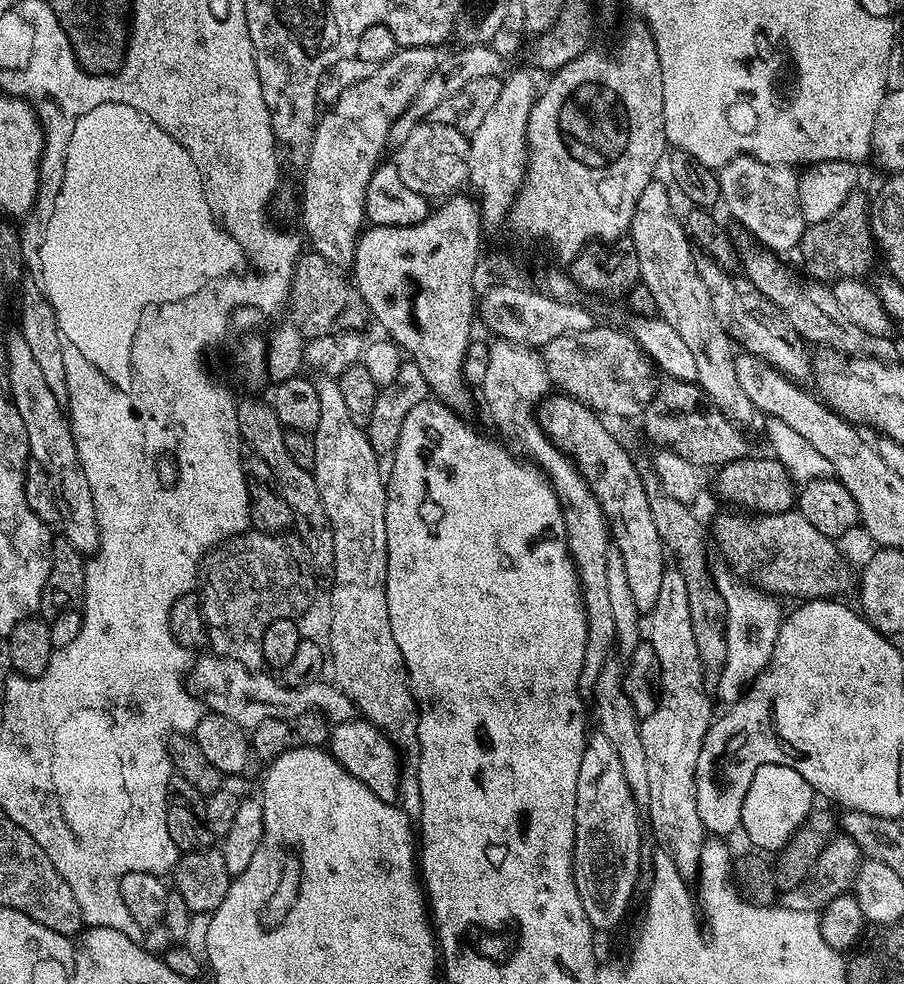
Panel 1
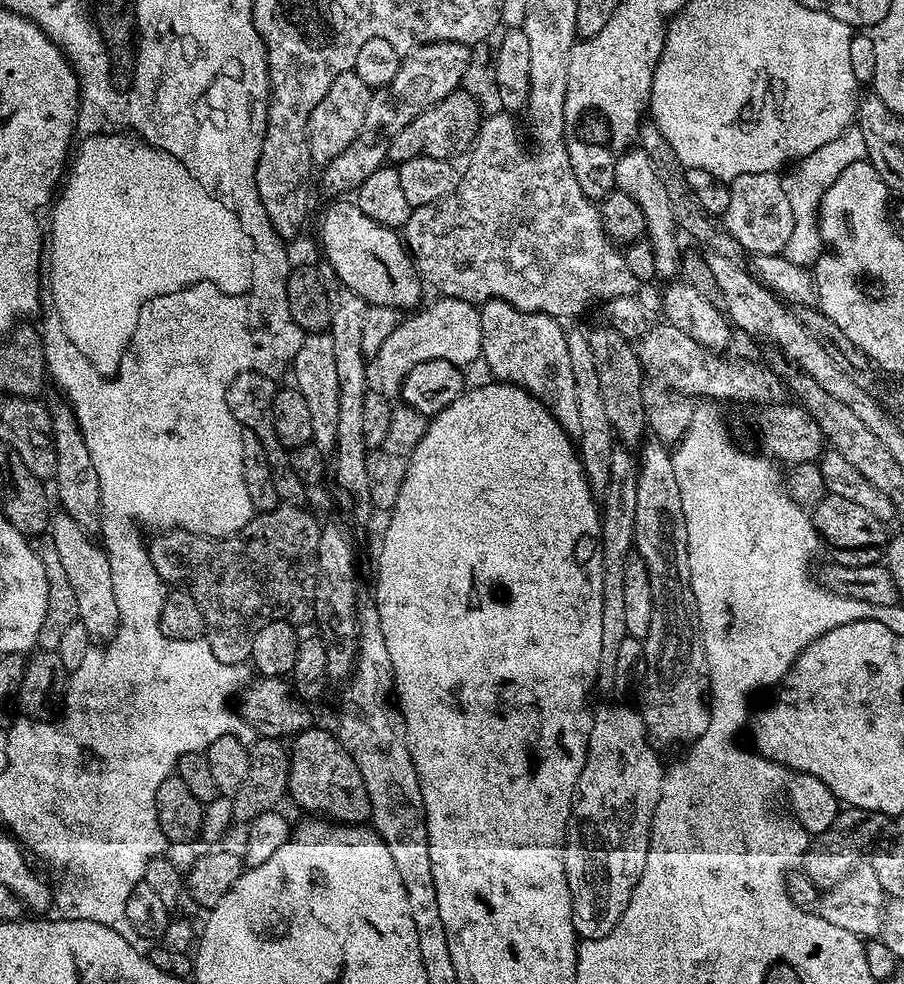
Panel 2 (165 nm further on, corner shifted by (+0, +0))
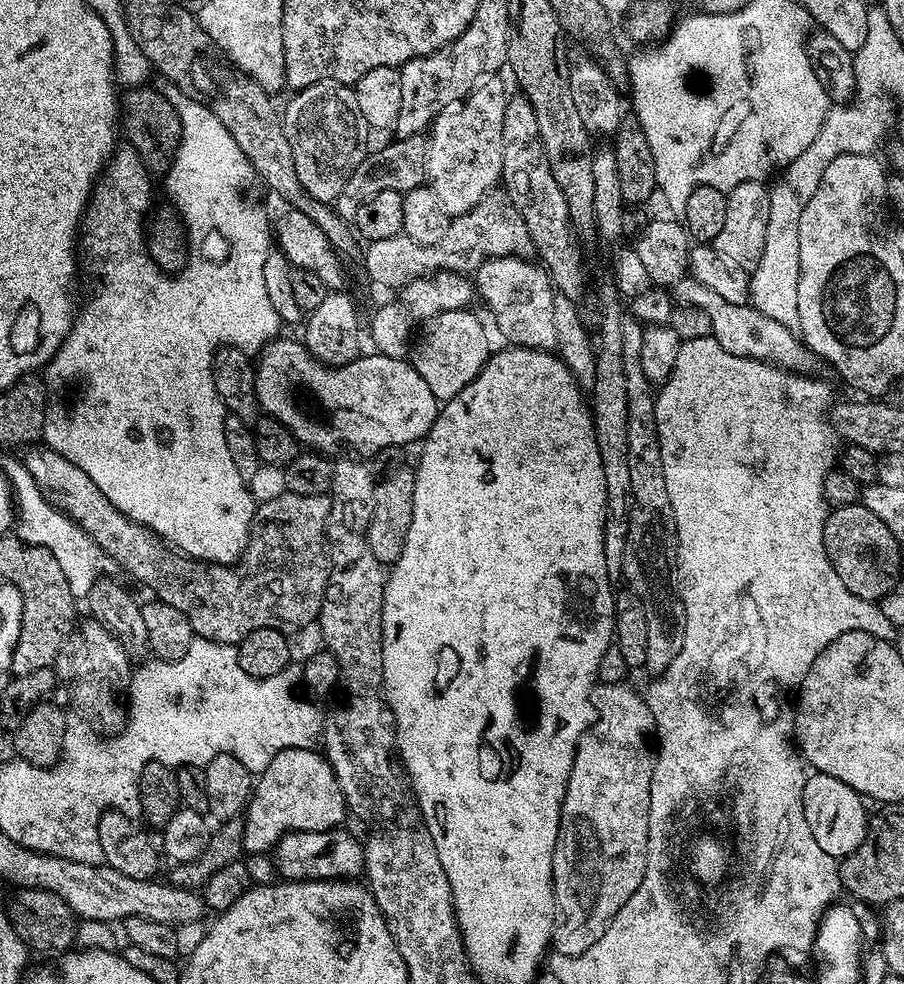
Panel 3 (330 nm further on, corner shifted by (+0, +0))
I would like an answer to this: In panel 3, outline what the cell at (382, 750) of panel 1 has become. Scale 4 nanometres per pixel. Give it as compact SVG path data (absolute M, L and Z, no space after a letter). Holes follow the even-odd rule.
M291 748L274 754L270 766L255 777L248 807L243 813L244 852L271 853L288 832L321 832L341 827L346 805L338 778L319 751Z

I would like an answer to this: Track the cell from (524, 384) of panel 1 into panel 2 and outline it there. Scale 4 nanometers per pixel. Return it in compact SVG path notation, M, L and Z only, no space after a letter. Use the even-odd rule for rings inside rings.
M487 300L480 309L480 325L482 326L482 346L480 354L482 364L493 372L495 379L502 384L513 384L529 392L535 400L544 404L546 410L560 424L562 430L572 438L579 434L578 430L578 398L574 391L574 372L570 370L570 354L568 353L568 337L566 328L554 316L541 312L523 312L510 306L504 300Z

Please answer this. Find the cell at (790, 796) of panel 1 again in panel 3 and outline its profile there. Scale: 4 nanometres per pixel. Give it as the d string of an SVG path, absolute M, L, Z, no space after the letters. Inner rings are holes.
M813 771L805 779L802 790L802 810L806 814L806 826L810 826L810 834L818 841L818 846L826 850L826 854L837 858L849 856L862 842L868 833L870 812L864 809L865 797L860 796L846 786L838 778L830 778L830 774Z

